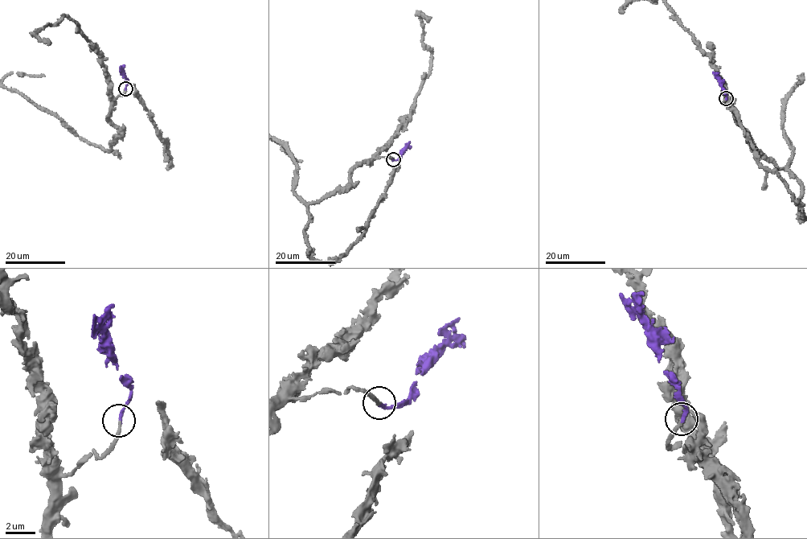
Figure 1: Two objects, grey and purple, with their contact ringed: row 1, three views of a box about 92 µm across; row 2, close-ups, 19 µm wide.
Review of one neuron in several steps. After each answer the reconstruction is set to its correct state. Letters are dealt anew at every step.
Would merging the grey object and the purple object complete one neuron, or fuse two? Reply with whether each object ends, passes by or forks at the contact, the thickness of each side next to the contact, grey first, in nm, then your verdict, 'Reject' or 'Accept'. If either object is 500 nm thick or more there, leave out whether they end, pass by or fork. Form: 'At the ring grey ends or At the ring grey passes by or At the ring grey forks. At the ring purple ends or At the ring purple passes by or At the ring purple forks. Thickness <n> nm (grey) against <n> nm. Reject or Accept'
At the ring grey ends. At the ring purple ends. Thickness 200 nm (grey) against 200 nm. Accept

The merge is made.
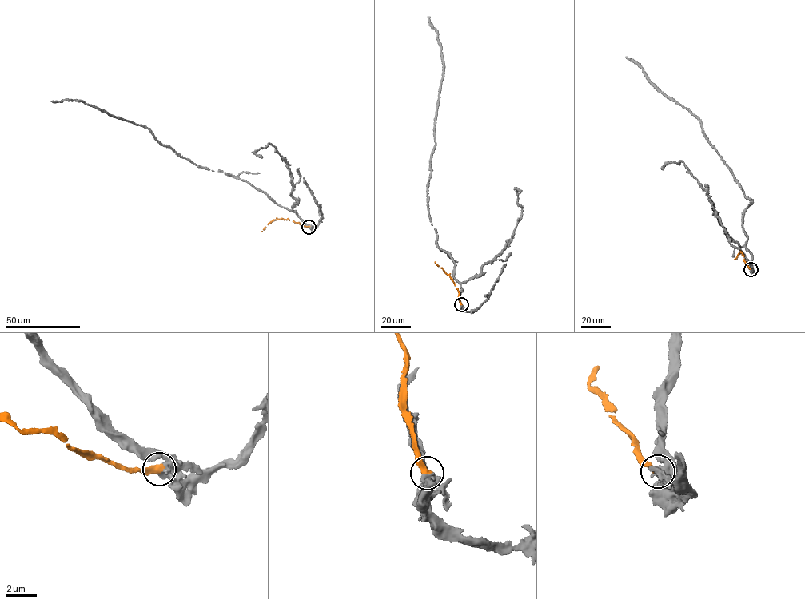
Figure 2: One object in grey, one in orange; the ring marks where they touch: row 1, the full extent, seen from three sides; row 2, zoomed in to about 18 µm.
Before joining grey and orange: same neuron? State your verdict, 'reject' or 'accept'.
reject

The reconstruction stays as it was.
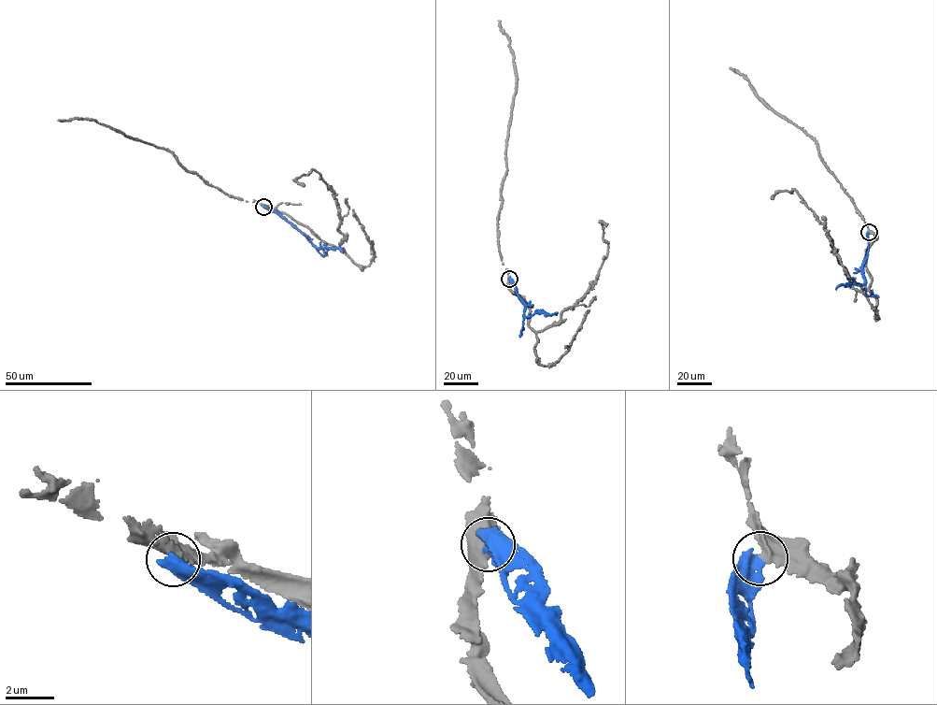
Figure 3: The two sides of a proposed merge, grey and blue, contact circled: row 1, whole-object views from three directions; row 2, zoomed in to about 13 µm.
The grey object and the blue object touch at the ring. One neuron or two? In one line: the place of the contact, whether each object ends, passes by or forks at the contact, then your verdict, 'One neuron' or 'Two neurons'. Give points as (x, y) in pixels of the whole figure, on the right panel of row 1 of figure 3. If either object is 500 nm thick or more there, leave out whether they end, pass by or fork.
Place: (869, 232). Two neurons

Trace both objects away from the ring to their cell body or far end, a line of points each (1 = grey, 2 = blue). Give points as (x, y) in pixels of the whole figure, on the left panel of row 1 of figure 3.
1: (263, 207), (209, 185), (187, 171), (165, 150), (127, 137), (93, 120), (58, 120)
2: (263, 207), (289, 223), (315, 246), (338, 248), (343, 252)

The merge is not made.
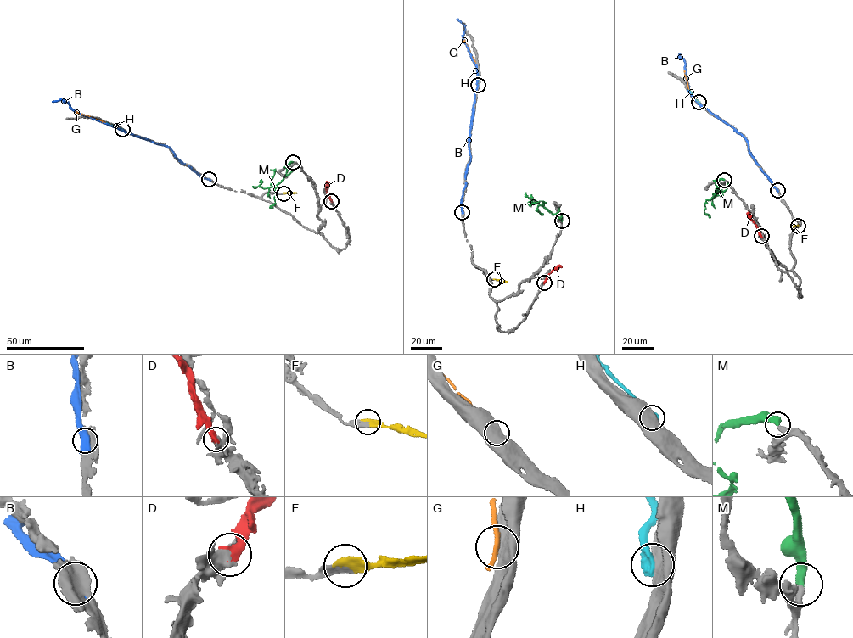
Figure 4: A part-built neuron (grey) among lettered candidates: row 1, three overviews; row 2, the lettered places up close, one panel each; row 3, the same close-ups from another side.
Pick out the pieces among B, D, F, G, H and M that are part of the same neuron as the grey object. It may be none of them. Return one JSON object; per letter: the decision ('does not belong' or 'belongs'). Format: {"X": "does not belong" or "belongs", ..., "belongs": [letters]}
{"B": "does not belong", "D": "belongs", "F": "belongs", "G": "does not belong", "H": "does not belong", "M": "does not belong", "belongs": ["D", "F"]}

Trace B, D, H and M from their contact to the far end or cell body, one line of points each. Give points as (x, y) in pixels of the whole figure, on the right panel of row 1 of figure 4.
B: (777, 190), (756, 164), (743, 135), (701, 107), (691, 96), (685, 62), (679, 54)
D: (761, 236), (747, 212)
H: (698, 102), (689, 90)
M: (724, 180), (716, 181), (718, 190), (714, 197), (721, 195), (727, 188), (728, 181)

